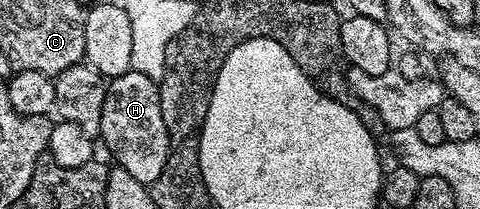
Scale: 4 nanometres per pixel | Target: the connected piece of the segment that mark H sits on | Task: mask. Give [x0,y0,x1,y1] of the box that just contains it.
[99,70,169,186]

